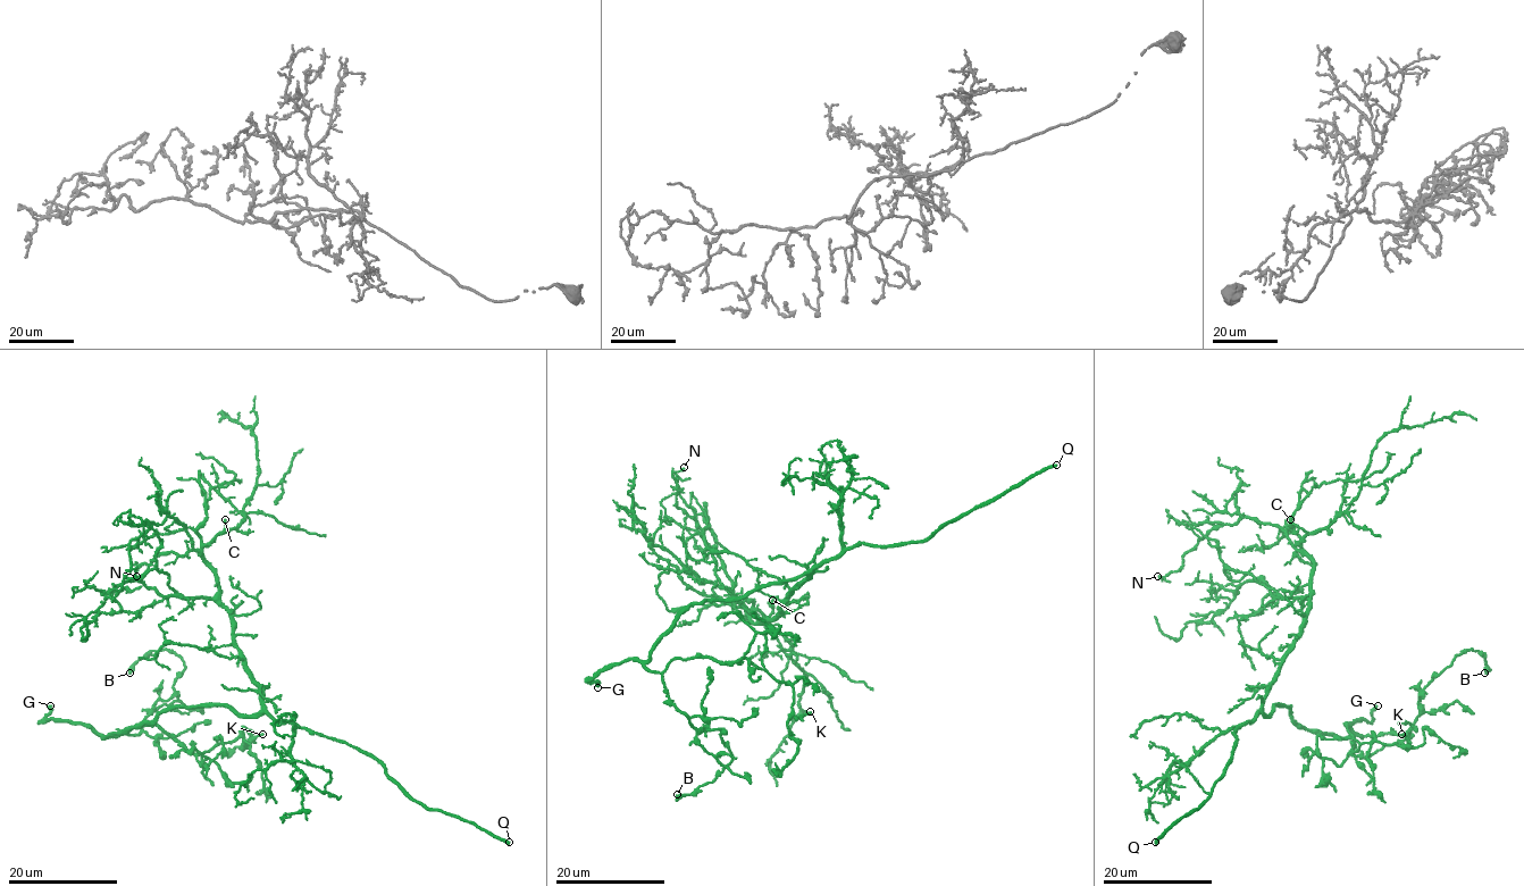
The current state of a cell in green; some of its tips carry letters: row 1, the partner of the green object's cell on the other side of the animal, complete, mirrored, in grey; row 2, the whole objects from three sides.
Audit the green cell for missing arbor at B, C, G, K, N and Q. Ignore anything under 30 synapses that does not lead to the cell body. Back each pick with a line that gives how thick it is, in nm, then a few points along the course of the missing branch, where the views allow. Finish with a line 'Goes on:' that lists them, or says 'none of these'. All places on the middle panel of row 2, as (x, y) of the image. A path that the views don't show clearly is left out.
C: 240 nm | (772, 600), (765, 588), (762, 595), (779, 594), (813, 613), (836, 599), (855, 571), (902, 553)
G: 380 nm | (597, 687), (599, 701), (617, 729), (645, 745), (645, 800), (653, 815), (660, 812), (668, 772), (673, 777)
Q: 320 nm
Goes on: C, G, Q

